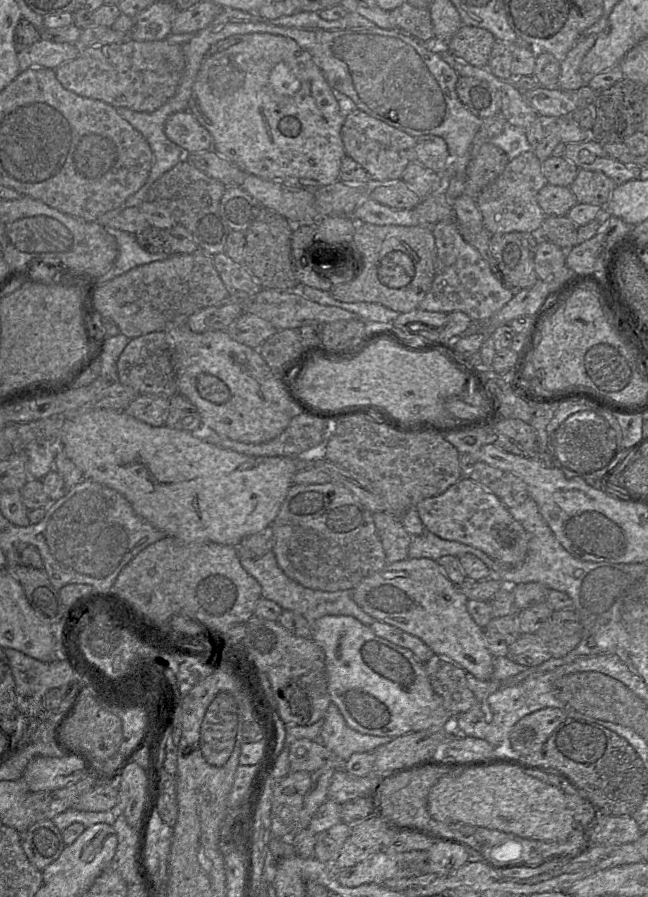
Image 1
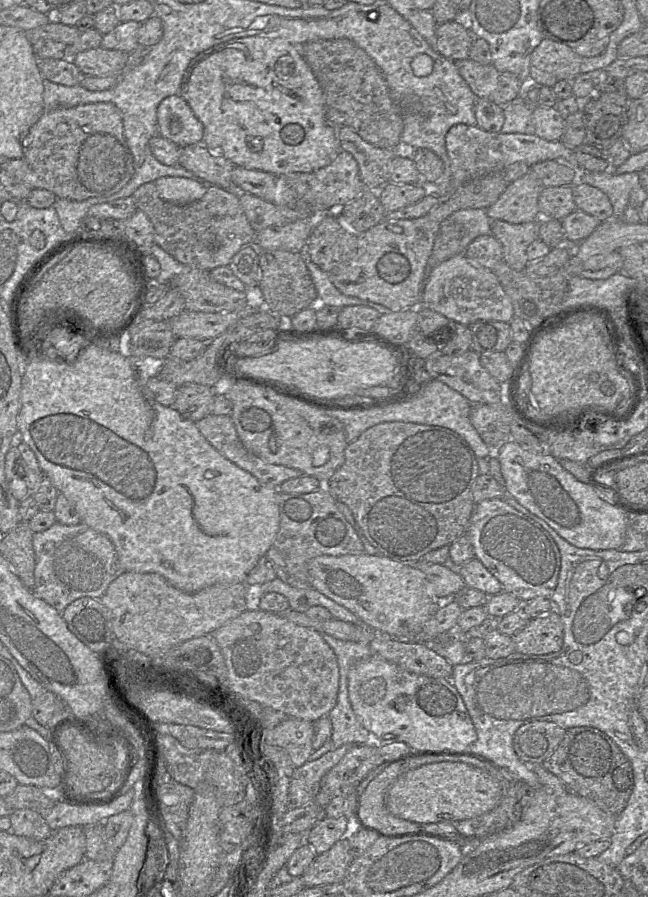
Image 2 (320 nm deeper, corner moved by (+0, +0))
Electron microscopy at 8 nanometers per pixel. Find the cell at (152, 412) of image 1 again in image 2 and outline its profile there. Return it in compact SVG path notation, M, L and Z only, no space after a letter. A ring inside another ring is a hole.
M186 383L177 390L173 404L183 418L198 422L212 414L215 398L214 388L196 383Z

